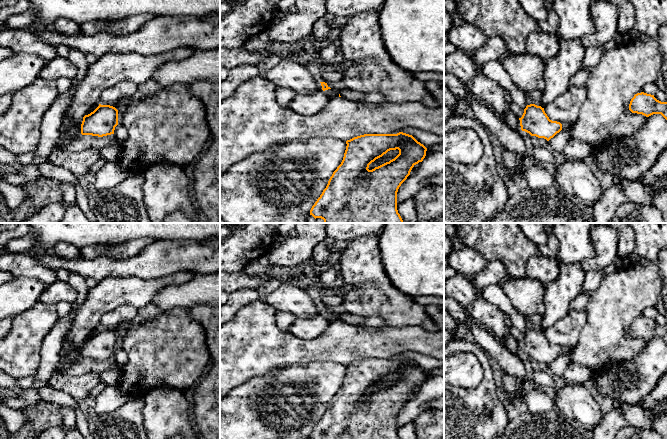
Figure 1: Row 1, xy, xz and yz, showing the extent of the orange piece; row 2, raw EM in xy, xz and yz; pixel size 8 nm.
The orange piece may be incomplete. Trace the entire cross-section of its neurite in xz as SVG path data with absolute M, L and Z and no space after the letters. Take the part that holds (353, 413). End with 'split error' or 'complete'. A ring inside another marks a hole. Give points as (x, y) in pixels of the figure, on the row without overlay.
M364 358L346 365L343 384L330 401L326 412L310 434L310 439L400 439L397 434L397 416L401 408L410 399L412 392L422 386L427 372L412 359L397 358ZM390 374L399 374L399 378L372 394L369 389Z; complete

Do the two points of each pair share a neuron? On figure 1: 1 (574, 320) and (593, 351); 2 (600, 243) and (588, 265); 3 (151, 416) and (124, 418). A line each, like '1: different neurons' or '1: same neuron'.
1: different neurons
2: same neuron
3: different neurons

